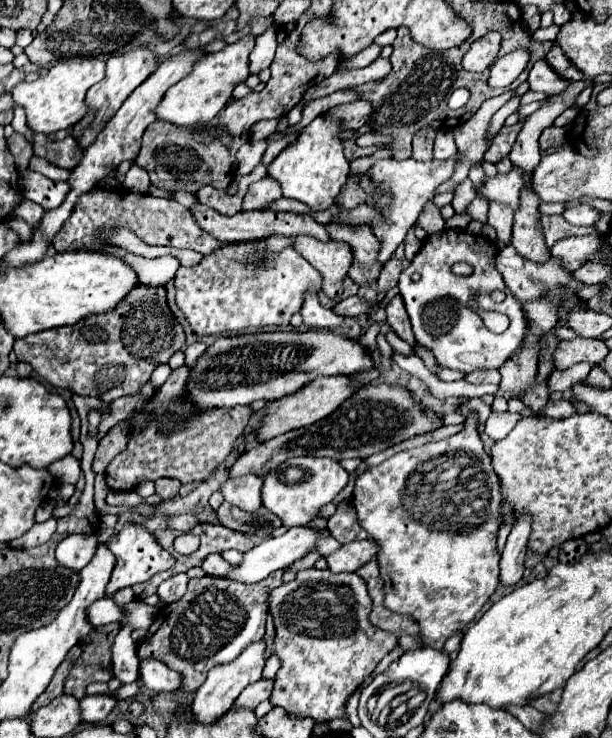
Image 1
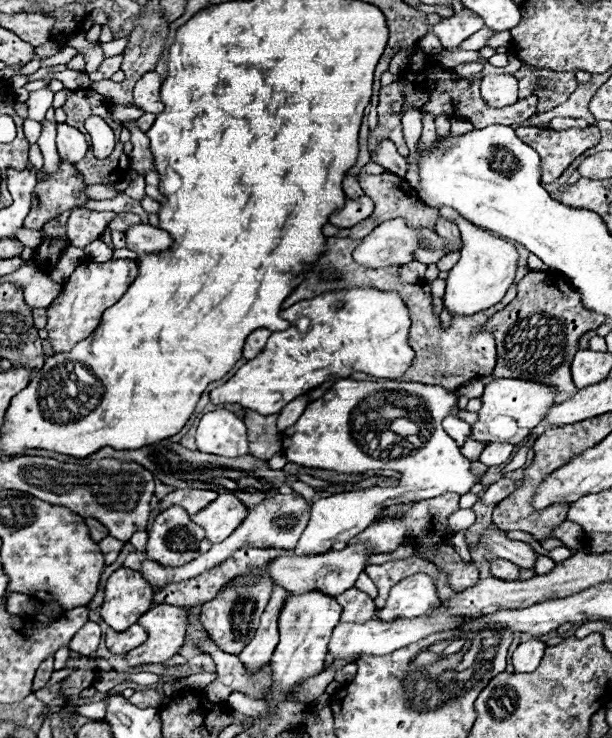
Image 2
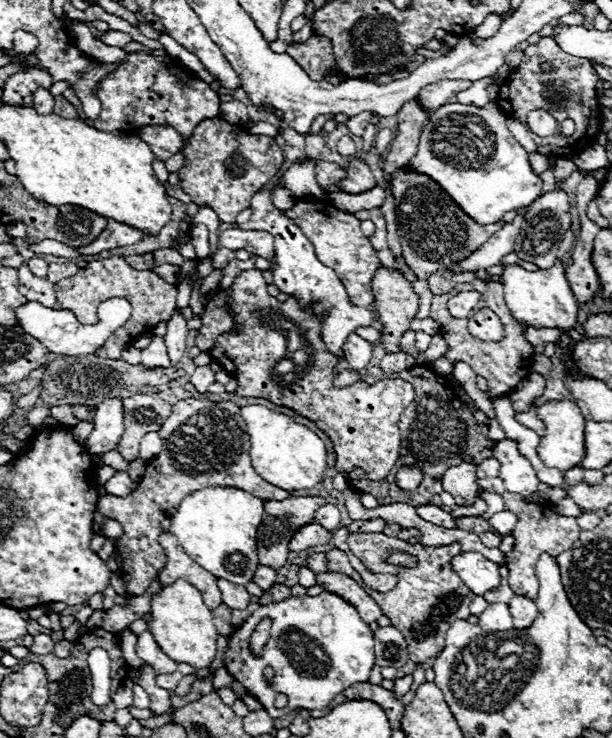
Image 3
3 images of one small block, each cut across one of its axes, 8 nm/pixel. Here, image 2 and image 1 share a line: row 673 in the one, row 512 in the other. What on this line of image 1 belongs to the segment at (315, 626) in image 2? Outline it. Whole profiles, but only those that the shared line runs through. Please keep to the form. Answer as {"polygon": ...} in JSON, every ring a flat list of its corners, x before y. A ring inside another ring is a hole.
{"polygon":[[300,456,286,460,280,468,272,470,264,478,262,504,270,512,274,512,284,526,306,526,318,516,322,506,326,506,340,494,340,490,346,484,348,484,348,472,342,468,338,460]]}

